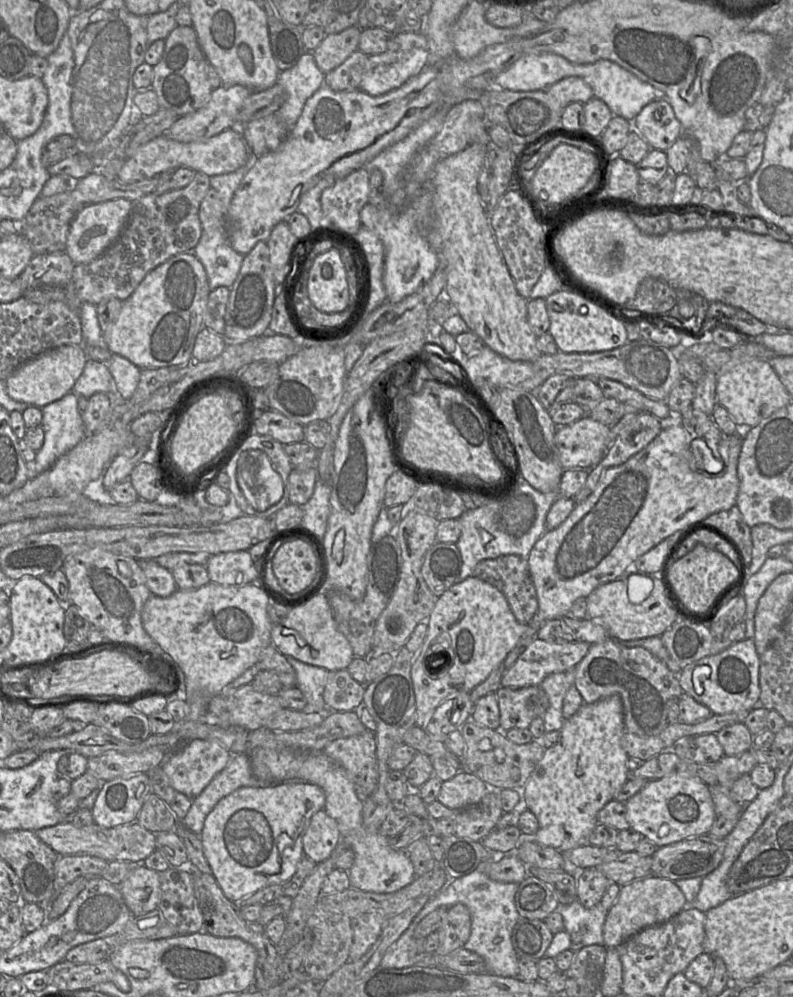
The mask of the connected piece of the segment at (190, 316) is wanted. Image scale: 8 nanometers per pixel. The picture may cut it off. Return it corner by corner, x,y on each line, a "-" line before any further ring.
194,253
174,255
148,272
134,292
122,301
116,321
103,331
103,345
112,354
127,358
140,369
184,366
192,359
196,337
205,327
204,316
210,292
205,268

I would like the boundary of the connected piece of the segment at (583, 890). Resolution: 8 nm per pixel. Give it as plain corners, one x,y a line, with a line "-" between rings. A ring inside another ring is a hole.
596,867
579,870
576,875
578,901
586,908
601,902
611,881

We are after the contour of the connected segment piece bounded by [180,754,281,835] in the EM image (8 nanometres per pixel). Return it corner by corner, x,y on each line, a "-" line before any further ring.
232,754
227,766
195,798
185,818
180,821
189,830
200,835
208,814
225,796
241,787
267,787
281,782
265,782
252,771
248,754

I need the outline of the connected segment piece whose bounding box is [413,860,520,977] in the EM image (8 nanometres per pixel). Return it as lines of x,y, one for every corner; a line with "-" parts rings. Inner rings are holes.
488,860
466,875
452,879
438,894
431,898
413,920
422,920
438,908
455,904
465,905
471,915
470,937
464,948
480,955
485,962
486,972
503,977
517,977
518,956
512,945
511,935
520,918
515,906
515,894
519,884
494,881
486,874

